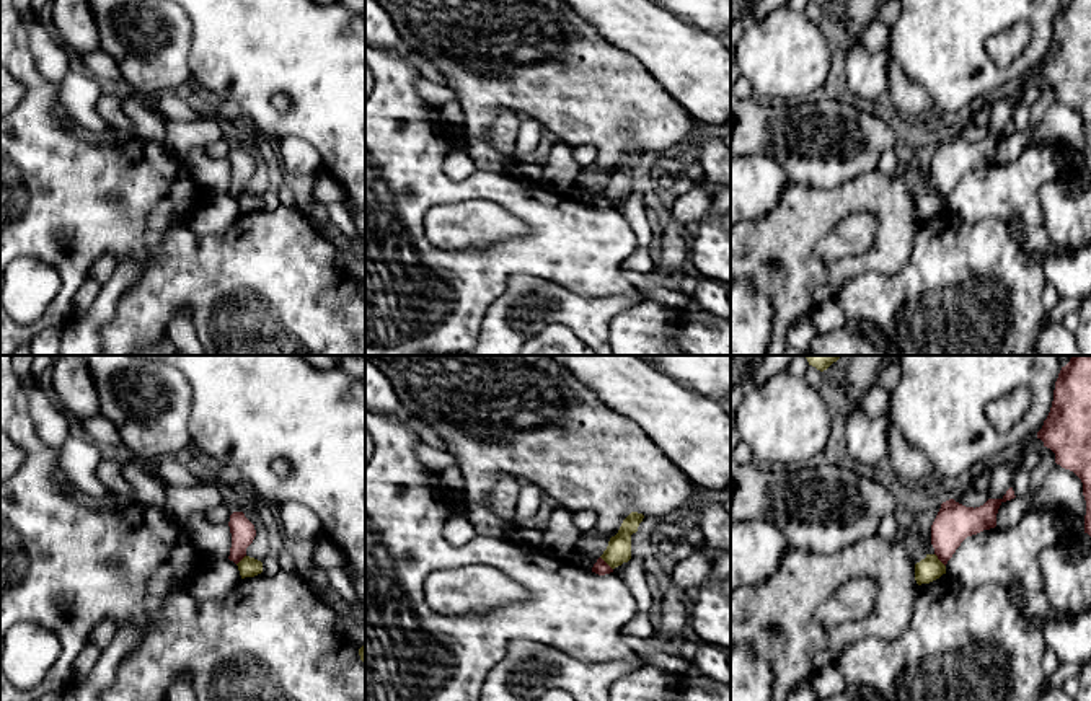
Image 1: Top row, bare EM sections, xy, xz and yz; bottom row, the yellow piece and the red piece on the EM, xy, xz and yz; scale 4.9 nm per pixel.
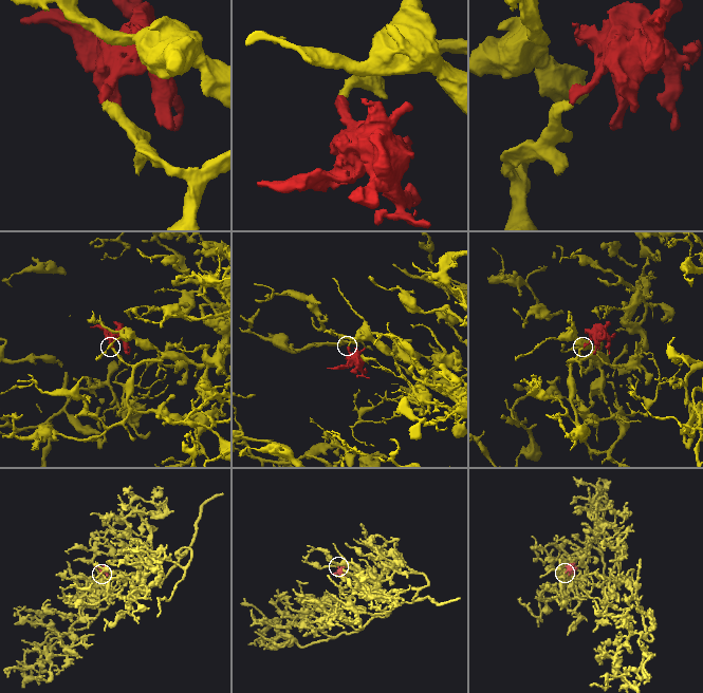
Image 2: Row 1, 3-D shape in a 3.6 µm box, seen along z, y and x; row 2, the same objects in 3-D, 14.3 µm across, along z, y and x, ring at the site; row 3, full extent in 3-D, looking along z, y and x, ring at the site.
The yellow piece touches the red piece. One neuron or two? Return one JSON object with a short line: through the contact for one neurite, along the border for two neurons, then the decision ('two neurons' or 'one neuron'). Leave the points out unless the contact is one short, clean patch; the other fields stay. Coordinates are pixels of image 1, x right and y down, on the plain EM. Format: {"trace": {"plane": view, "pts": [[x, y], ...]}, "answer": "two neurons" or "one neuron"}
{"trace": {"plane": "xz", "pts": [[600, 191], [612, 204]]}, "answer": "two neurons"}

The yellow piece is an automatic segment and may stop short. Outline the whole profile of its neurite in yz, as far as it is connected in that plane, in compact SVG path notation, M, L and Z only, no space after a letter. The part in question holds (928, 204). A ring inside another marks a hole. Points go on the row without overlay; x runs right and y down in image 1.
M926 189L925 194L915 199L915 215L918 220L930 218L946 209L946 201L936 189Z

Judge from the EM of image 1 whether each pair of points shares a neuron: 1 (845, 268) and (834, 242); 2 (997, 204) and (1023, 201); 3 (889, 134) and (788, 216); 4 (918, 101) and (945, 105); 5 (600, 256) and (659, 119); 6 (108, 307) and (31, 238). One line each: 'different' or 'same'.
1: different
2: same
3: different
4: different
5: different
6: different

